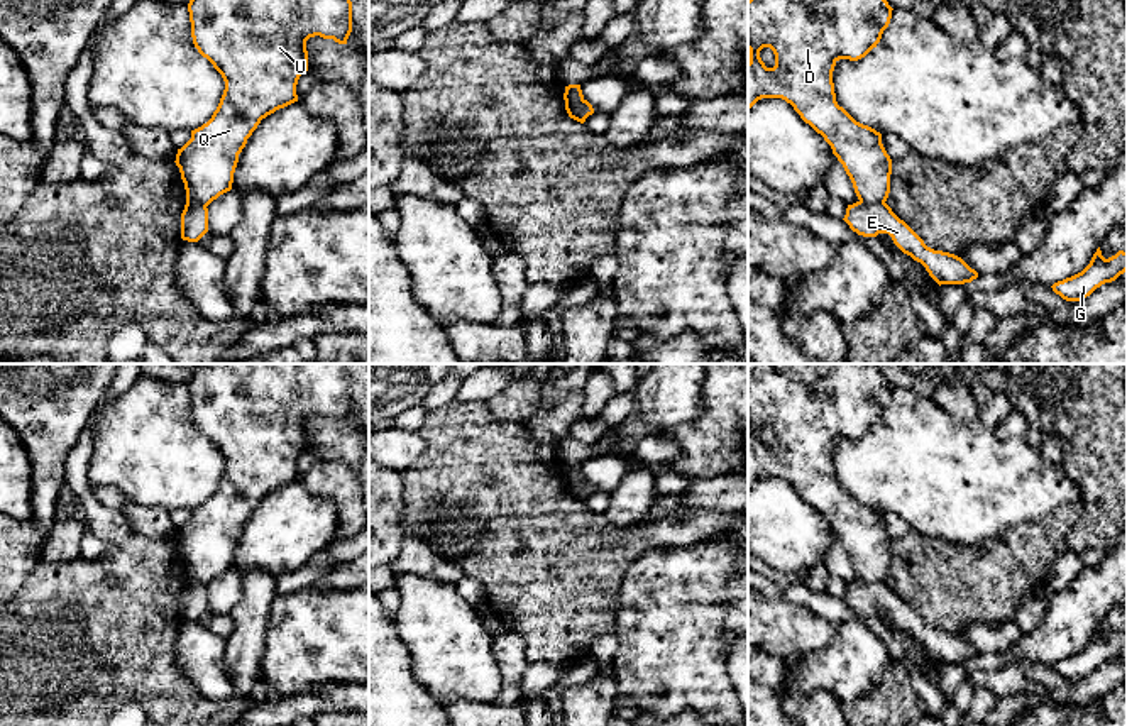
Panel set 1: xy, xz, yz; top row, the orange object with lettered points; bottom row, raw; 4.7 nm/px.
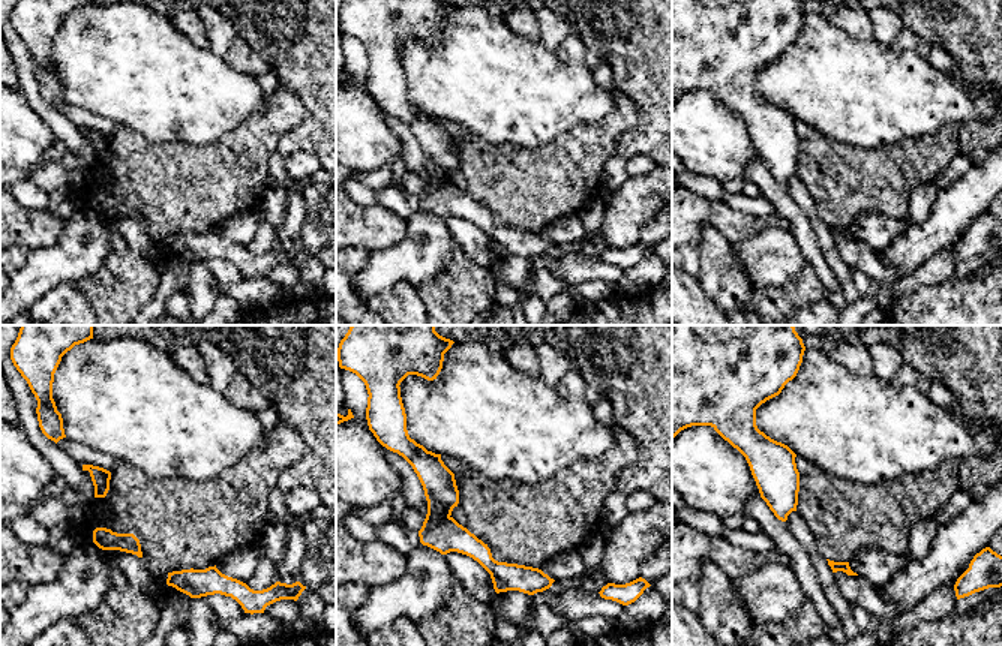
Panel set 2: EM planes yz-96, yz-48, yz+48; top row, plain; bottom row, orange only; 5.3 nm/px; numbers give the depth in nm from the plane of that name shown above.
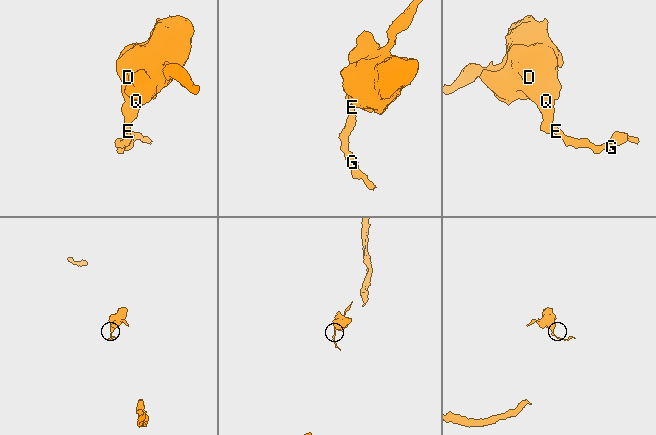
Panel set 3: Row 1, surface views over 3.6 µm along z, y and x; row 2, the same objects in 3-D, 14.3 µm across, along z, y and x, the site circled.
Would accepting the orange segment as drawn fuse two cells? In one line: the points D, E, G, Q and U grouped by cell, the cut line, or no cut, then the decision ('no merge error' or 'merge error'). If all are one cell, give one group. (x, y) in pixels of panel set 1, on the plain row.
D Q U / E G | yz (860, 579), (884, 581) | merge error

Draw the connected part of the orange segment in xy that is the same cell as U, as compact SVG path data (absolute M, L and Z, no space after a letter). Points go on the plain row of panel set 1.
M196 364L188 382L191 416L198 432L222 454L225 469L212 498L191 509L191 518L178 528L176 545L186 569L186 580L210 584L232 569L239 533L262 498L298 481L296 464L308 450L306 420L320 415L347 423L352 411L352 381L345 364Z

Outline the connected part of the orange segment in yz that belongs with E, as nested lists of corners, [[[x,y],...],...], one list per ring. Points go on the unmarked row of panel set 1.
[[[883,582],[848,584],[843,597],[853,611],[863,616],[888,613],[893,623],[914,640],[921,641],[929,655],[941,663],[965,663],[978,657],[961,636],[934,630],[904,601],[892,587]]]

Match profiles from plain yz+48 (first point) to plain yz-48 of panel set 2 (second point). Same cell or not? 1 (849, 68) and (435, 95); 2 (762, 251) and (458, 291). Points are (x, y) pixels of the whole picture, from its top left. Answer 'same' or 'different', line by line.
1: same
2: different

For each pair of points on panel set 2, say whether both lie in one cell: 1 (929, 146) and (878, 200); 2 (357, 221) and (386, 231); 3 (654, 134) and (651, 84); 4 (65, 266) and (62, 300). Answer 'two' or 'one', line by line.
1: one
2: one
3: one
4: two

